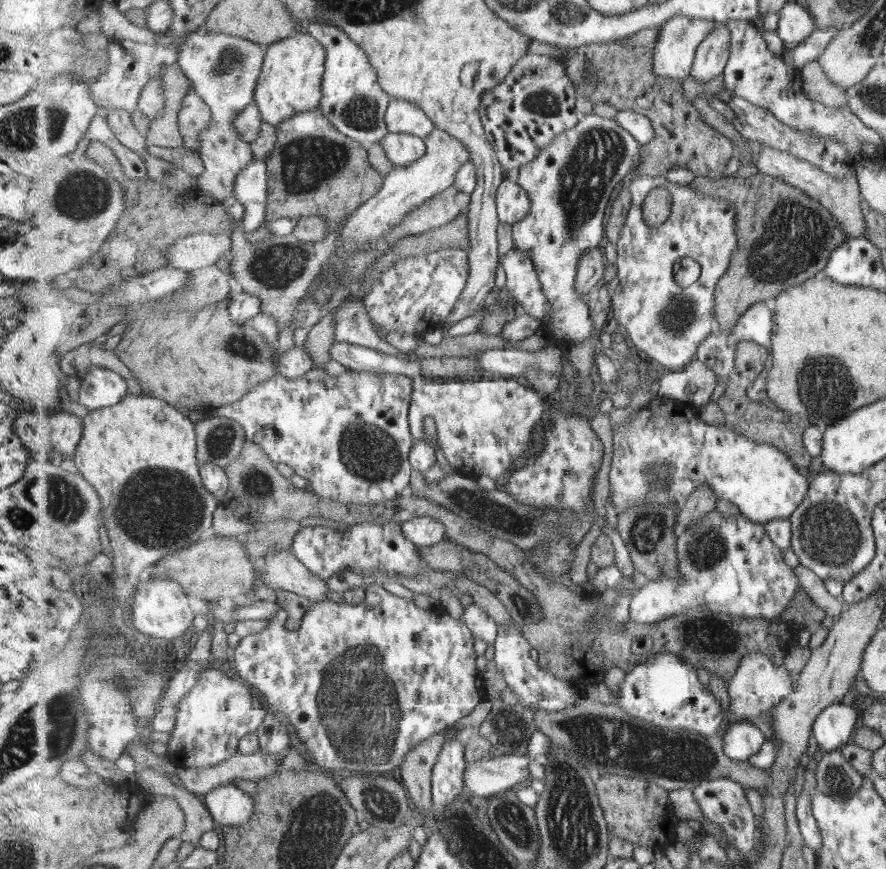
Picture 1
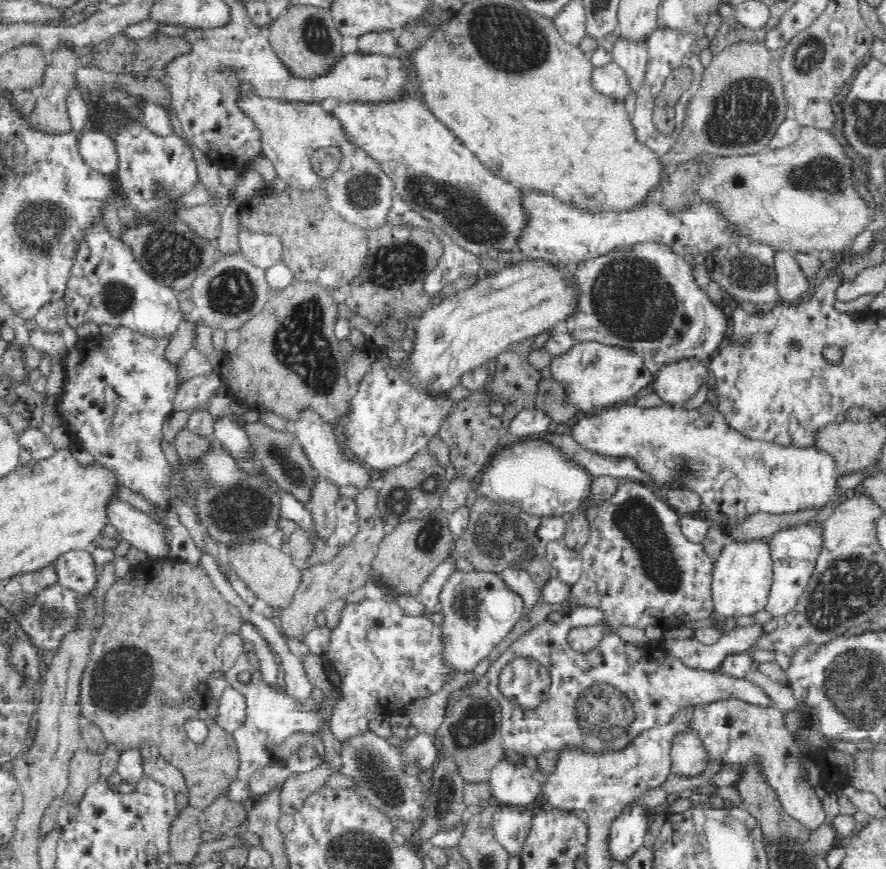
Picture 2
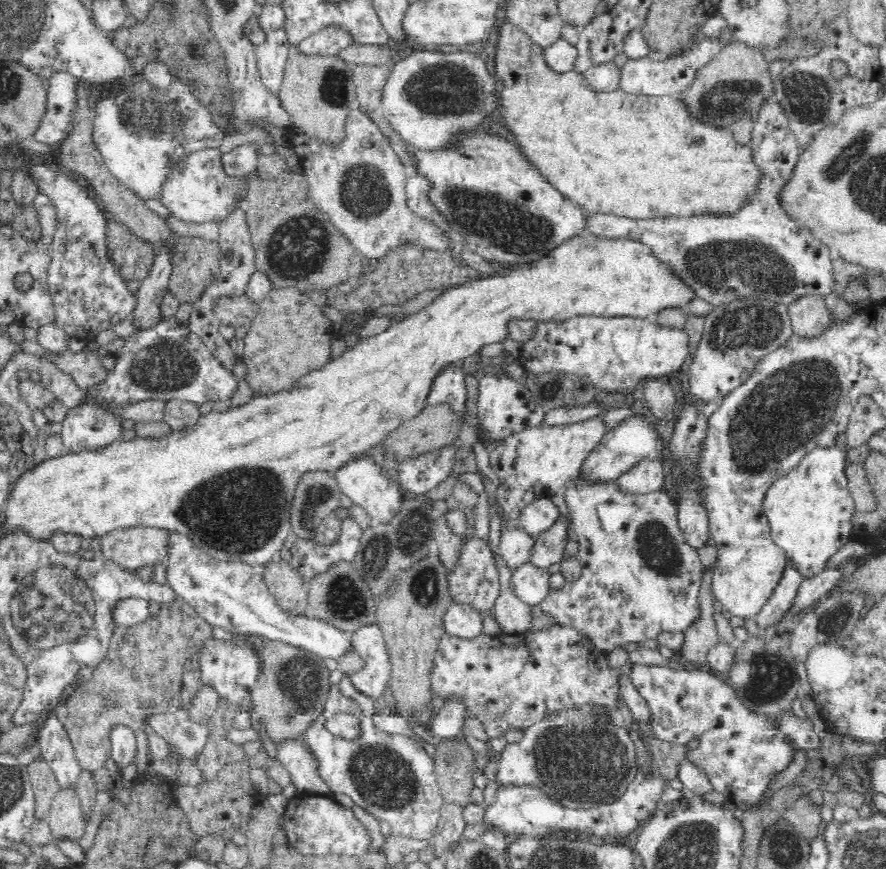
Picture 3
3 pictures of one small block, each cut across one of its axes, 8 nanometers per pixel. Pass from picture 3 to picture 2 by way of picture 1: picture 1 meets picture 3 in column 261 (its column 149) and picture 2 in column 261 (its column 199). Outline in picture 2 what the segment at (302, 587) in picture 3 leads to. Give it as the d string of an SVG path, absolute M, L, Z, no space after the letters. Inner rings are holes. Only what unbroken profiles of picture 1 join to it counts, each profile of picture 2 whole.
M264 540L227 548L229 566L246 586L271 606L284 608L293 599L301 581L302 567L283 548L274 548Z

